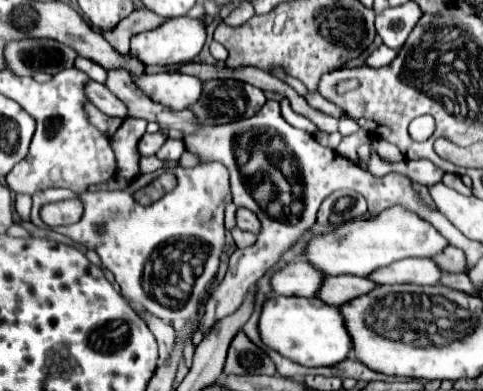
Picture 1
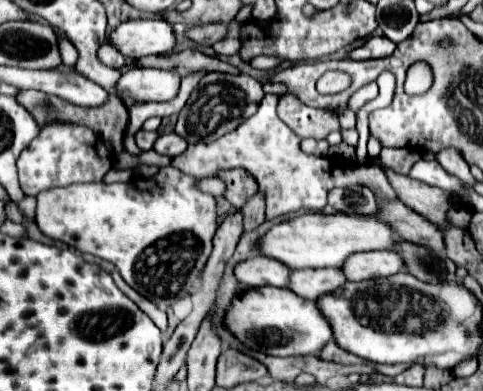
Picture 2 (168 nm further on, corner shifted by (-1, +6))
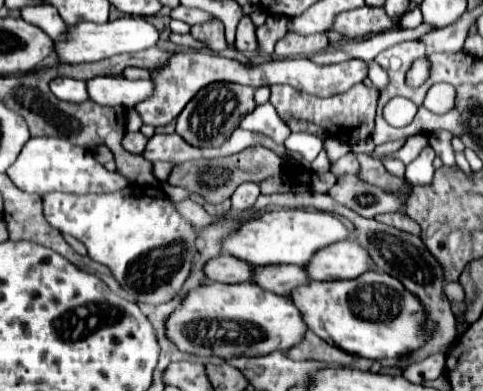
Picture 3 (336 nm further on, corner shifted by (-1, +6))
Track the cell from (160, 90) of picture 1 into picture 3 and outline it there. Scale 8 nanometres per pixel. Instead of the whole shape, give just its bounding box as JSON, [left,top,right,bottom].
[86,76,154,108]

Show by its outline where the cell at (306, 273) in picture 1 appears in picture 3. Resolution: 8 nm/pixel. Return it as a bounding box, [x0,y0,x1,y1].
[204,254,254,284]

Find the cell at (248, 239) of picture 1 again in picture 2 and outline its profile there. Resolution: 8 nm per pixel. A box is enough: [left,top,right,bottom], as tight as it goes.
[242,190,266,230]

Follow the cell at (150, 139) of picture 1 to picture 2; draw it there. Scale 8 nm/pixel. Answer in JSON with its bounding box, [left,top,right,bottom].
[136,130,158,150]

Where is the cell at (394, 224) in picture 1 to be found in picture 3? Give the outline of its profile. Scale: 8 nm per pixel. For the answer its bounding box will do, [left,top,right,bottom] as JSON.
[222,210,352,266]

